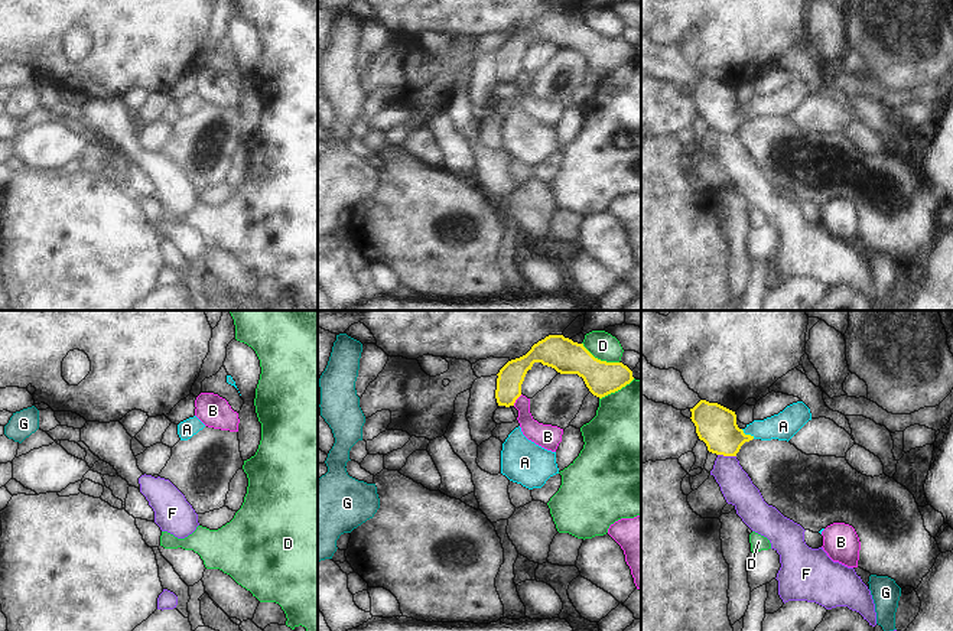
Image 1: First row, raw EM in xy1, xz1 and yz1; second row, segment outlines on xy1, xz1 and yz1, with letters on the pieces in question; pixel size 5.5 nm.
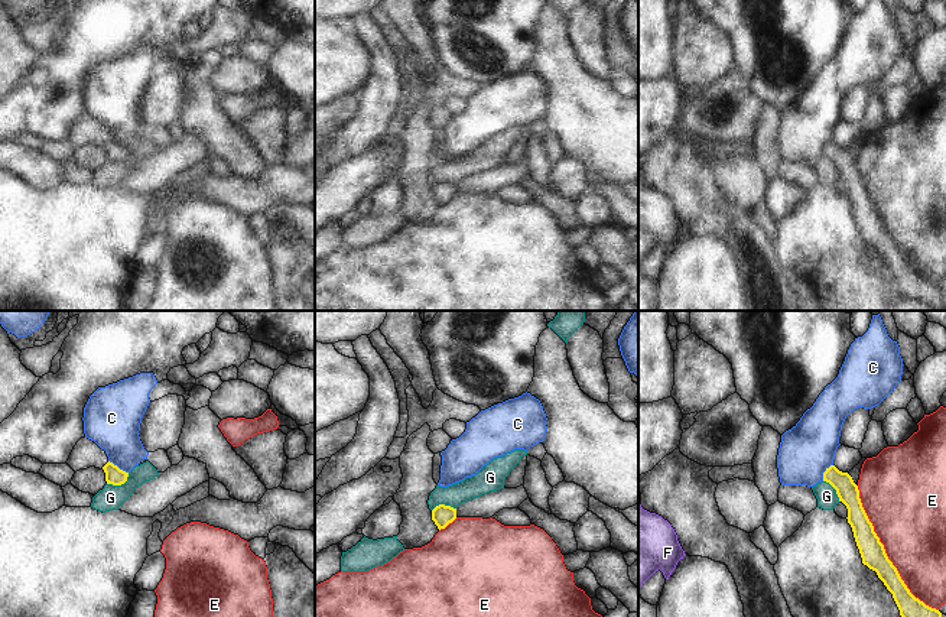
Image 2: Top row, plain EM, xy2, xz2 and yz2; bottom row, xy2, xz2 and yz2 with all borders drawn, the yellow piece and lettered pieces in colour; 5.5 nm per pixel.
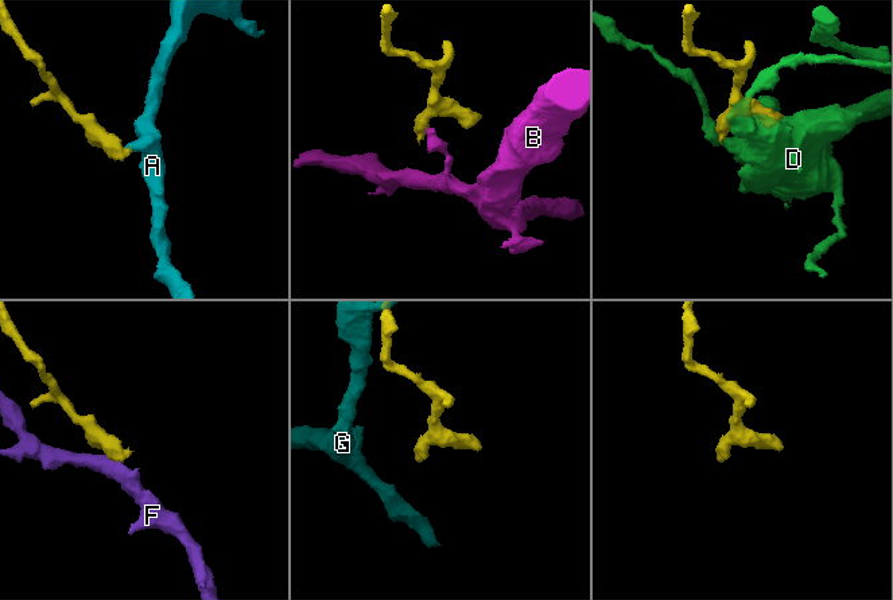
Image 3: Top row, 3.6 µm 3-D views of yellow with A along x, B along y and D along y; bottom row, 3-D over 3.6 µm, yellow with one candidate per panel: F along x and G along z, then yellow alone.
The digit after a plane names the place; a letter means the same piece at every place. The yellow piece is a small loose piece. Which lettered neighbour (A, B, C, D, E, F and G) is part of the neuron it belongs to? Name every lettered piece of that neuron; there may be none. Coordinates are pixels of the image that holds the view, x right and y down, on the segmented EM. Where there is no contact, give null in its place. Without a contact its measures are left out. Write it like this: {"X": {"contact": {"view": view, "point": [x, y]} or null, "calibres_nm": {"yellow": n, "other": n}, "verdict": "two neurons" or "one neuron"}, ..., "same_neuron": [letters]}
{"A": {"contact": {"view": "yz1", "point": [748, 435]}, "calibres_nm": {"yellow": 220, "other": 160}, "verdict": "one neuron"}, "B": {"contact": {"view": "xz1", "point": [516, 399]}, "calibres_nm": {"yellow": 140, "other": 120}, "verdict": "two neurons"}, "C": {"contact": {"view": "xy2", "point": [117, 467]}, "calibres_nm": {"yellow": 100, "other": 300}, "verdict": "two neurons"}, "D": {"contact": {"view": "xz1", "point": [599, 360]}, "calibres_nm": {"yellow": 190, "other": 160}, "verdict": "two neurons"}, "E": {"contact": {"view": "yz2", "point": [884, 552]}, "calibres_nm": {"yellow": 140, "other": 420}, "verdict": "two neurons"}, "F": {"contact": {"view": "yz1", "point": [727, 455]}, "calibres_nm": {"yellow": 220, "other": 180}, "verdict": "two neurons"}, "G": {"contact": {"view": "xy2", "point": [120, 484]}, "calibres_nm": {"yellow": 100, "other": 140}, "verdict": "two neurons"}, "same_neuron": ["A"]}

